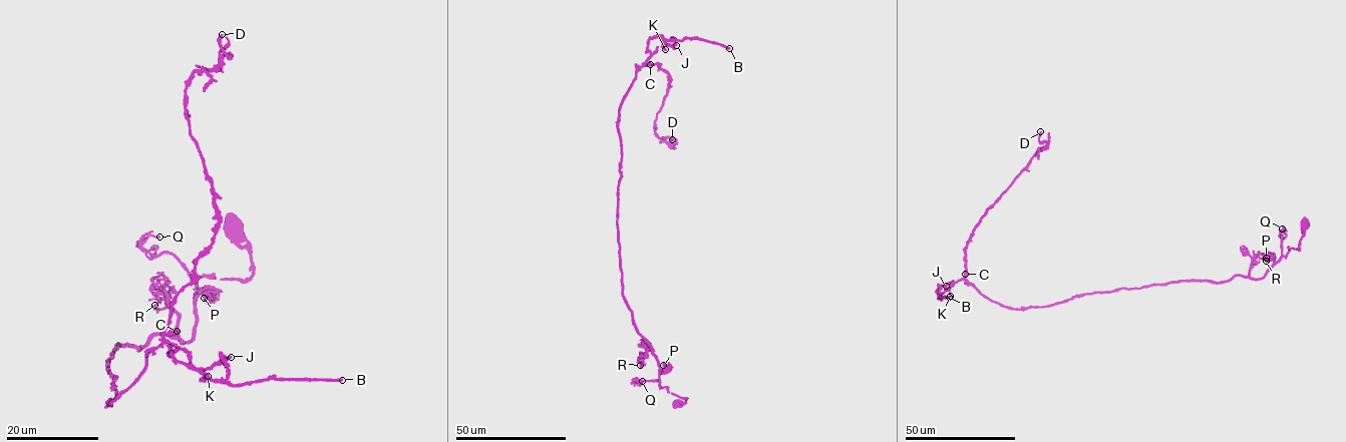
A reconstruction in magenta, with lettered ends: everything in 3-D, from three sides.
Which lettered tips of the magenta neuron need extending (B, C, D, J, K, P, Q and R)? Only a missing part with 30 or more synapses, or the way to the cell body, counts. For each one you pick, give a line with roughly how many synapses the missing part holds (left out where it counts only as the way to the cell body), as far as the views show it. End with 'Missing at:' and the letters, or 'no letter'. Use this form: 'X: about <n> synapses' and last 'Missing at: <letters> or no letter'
B: about 250 synapses
Missing at: B

